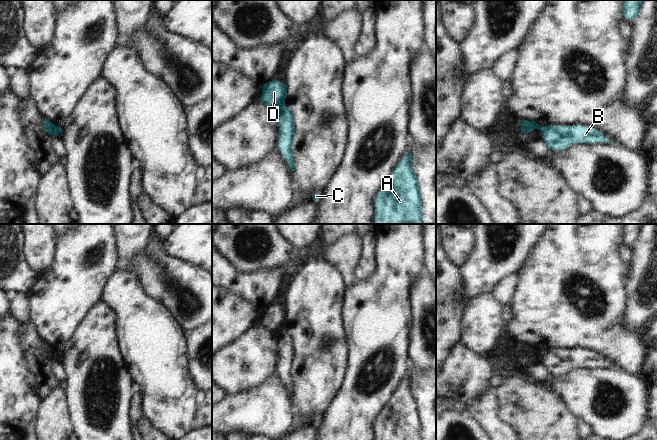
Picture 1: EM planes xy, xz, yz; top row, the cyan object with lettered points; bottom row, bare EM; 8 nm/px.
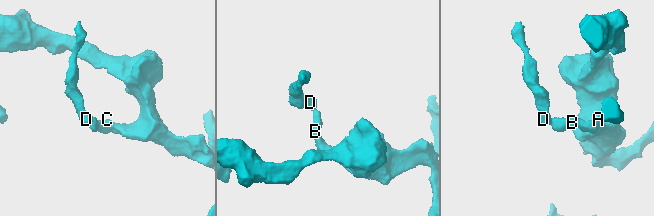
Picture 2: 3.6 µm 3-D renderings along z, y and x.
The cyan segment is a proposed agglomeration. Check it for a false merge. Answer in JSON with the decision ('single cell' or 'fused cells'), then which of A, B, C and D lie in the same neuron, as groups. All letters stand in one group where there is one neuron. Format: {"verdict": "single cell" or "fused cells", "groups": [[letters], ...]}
{"verdict": "fused cells", "groups": [["A", "B", "C"], ["D"]]}

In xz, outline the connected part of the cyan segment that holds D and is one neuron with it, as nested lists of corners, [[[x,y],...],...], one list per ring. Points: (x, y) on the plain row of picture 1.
[[[272,304],[263,309],[260,325],[263,327],[280,333],[285,329],[287,321],[287,310],[280,305]]]

